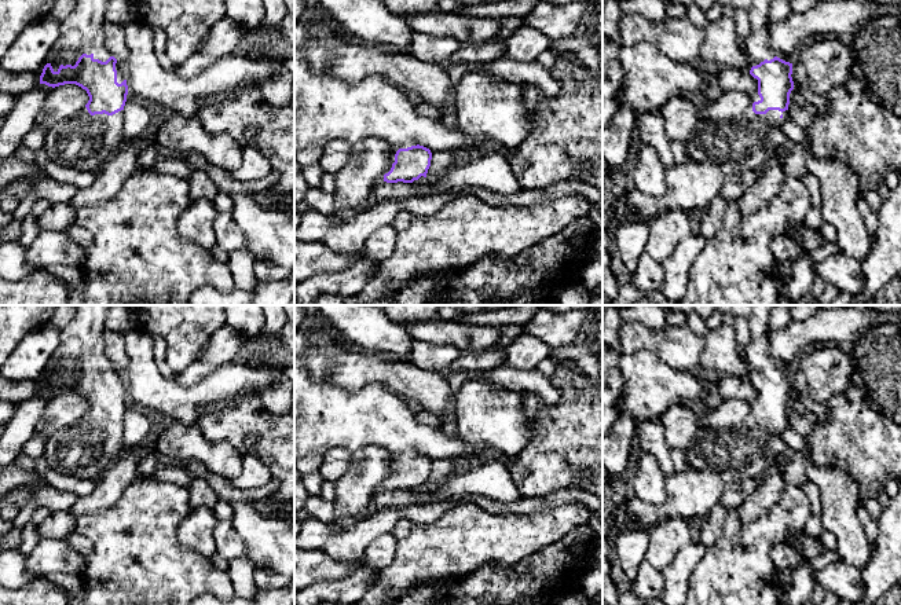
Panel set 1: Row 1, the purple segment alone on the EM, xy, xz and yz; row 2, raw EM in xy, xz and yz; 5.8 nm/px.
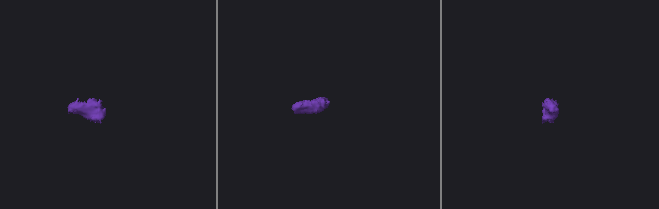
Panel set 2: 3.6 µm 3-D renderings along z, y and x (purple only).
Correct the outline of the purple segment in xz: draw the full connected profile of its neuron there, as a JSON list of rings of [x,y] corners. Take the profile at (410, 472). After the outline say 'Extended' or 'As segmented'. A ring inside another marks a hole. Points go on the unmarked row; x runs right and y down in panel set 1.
[[[415,450],[393,452],[389,473],[377,485],[376,492],[422,490],[426,485],[431,468],[431,458]]]. Extended

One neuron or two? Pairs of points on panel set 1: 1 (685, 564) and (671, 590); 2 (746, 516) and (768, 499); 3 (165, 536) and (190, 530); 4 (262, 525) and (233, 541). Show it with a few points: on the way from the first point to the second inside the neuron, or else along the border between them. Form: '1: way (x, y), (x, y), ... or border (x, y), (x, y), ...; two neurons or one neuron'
1: way (678, 571), (676, 583); one neuron
2: way (751, 510), (762, 499); one neuron
3: border (193, 509), (178, 530), (178, 542), (201, 554); two neurons
4: border (230, 521), (244, 545), (245, 554); two neurons

